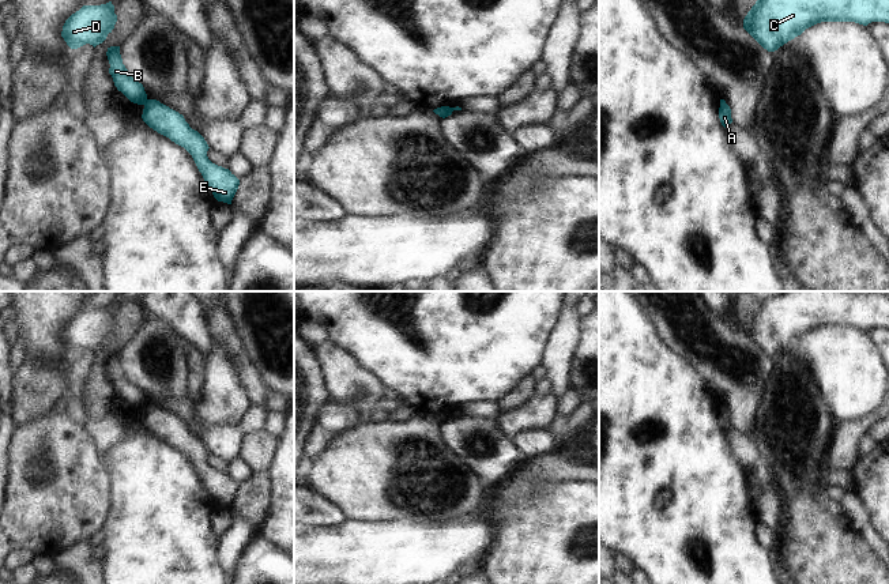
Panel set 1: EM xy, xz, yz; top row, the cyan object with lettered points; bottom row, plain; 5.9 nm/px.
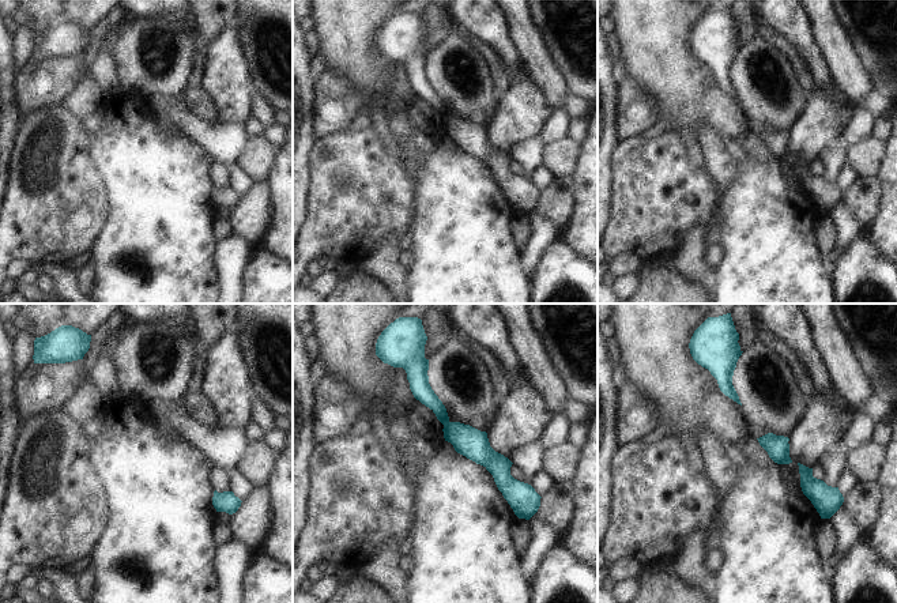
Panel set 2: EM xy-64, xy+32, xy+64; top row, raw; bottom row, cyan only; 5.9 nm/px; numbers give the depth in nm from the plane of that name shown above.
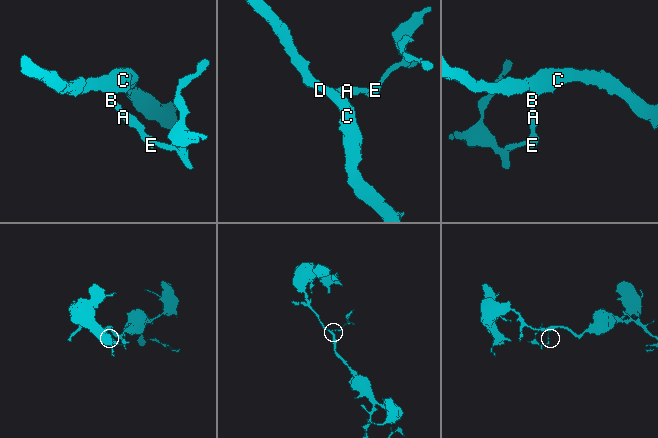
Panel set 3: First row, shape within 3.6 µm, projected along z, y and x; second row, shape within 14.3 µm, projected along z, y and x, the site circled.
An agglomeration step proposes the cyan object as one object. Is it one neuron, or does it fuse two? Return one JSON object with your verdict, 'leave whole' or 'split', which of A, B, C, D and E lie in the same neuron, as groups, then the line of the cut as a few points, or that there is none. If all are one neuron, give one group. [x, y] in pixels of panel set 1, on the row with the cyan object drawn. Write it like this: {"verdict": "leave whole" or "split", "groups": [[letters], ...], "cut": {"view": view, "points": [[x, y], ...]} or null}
{"verdict": "split", "groups": [["A", "E"], ["B", "C", "D"]], "cut": {"view": "xy", "points": [[147, 100], [143, 104]]}}

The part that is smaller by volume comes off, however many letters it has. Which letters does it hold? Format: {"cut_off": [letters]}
{"cut_off": ["A", "E"]}

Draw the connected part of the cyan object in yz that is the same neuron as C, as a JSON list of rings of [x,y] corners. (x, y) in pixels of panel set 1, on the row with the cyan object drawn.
[[[757,0],[743,29],[775,52],[821,22],[889,23],[889,0]]]

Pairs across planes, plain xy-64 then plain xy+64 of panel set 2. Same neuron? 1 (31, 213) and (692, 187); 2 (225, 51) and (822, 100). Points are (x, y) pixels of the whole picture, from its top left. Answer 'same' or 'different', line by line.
1: same
2: same

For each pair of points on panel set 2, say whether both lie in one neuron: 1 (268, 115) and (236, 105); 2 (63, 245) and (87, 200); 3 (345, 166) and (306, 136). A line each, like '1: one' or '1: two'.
1: two
2: one
3: two

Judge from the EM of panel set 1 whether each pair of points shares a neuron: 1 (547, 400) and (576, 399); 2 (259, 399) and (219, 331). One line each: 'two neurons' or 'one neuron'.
1: two neurons
2: one neuron

